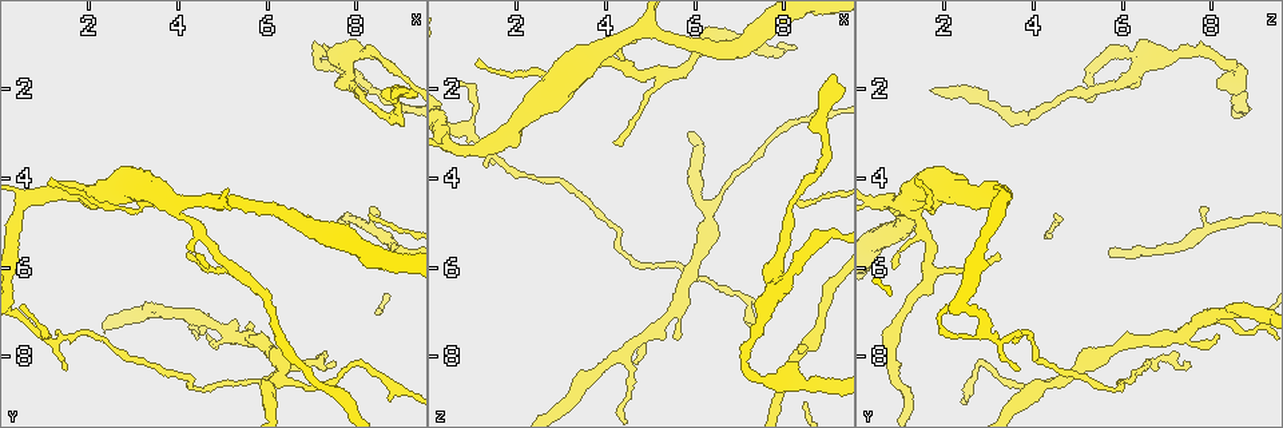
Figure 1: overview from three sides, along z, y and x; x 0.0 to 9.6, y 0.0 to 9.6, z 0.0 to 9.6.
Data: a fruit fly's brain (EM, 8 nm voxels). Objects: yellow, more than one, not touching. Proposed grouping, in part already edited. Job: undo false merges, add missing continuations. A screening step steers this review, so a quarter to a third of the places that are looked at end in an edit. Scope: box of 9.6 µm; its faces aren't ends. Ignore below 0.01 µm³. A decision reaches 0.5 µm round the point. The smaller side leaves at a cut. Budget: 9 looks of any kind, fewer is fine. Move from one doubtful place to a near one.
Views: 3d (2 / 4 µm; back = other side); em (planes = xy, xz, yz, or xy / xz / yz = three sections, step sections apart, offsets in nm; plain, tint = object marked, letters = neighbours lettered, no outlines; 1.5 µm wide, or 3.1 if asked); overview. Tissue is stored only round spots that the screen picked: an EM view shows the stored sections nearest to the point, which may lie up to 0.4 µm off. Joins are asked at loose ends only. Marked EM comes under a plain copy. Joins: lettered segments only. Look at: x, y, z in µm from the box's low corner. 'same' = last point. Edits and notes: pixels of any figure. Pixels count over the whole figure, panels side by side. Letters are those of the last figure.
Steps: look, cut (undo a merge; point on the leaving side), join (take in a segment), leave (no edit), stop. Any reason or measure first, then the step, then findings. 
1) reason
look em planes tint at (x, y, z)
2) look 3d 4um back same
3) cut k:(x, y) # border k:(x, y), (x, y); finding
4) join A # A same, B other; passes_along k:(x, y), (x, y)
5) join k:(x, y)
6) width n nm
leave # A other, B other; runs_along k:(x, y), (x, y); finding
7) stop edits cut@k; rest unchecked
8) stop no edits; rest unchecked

a narrow waist
look em planes letters at (3.20, 4.45, 1.75)

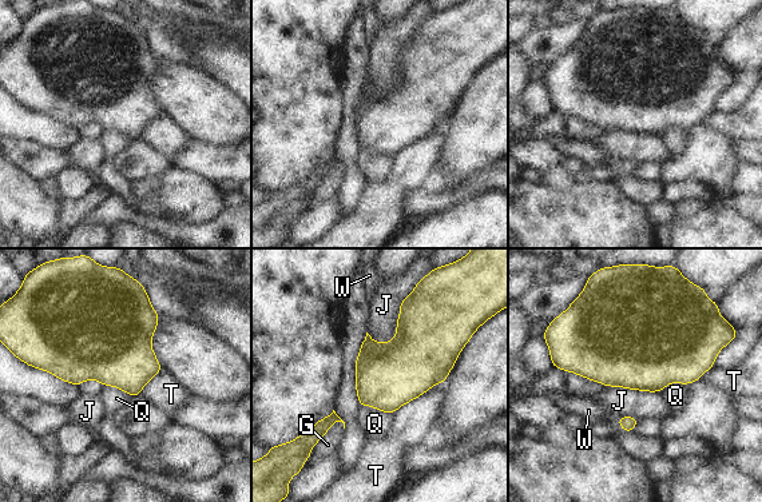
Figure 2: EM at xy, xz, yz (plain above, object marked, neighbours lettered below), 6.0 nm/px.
longest_contact J 400 nm
leave # G other, J other, Q other, T other, W other; border 2:(412, 290), (396, 335), (376, 343); all the same cell

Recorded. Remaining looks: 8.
calibre changes
look 3d 2um at (4.85, 4.60, 0.75)

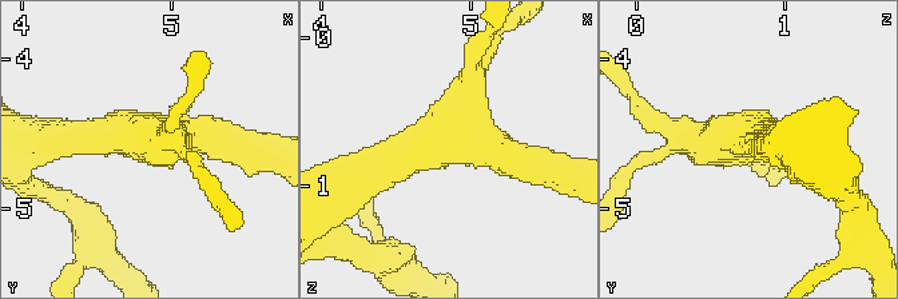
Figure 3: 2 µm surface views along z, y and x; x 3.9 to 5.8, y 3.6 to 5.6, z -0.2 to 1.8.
look em planes letters at (4.86, 4.54, 0.70)

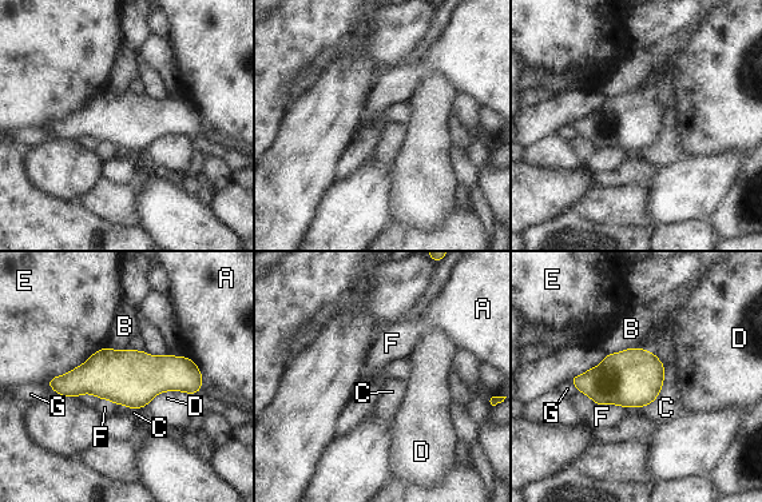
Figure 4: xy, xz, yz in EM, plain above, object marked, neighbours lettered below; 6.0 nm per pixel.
longest_contact E 420 nm
leave # A other, B other, C other, D other, E other, F other, G other; all the same cell

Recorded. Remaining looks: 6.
sharp bend
look em xy step 4 tint at (7.15, 8.05, 6.85)

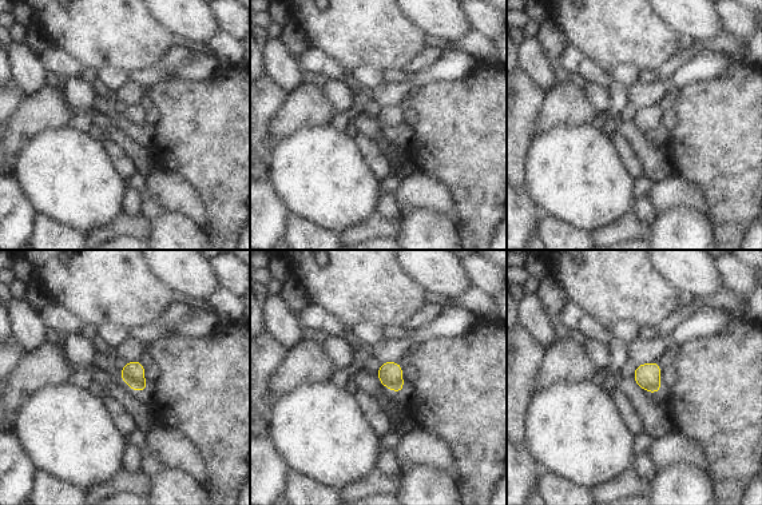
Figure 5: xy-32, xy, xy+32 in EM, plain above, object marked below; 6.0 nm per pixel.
look em planes letters same

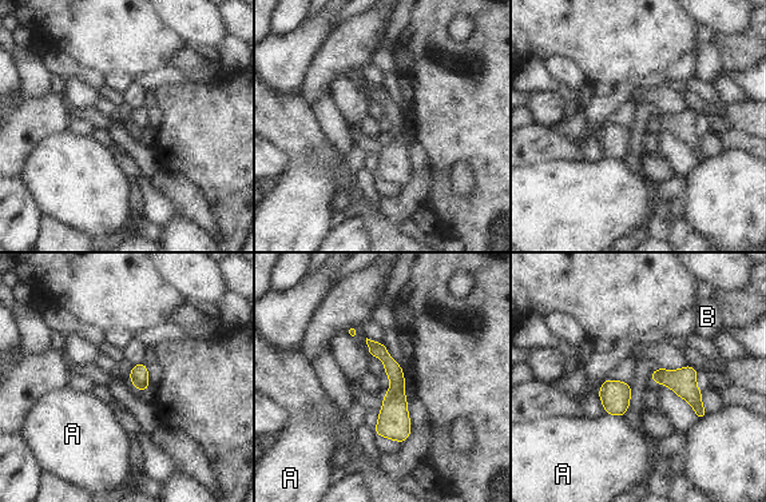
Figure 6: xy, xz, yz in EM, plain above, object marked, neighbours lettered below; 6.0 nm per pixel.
width 110 nm; longest_contact A 120 nm
leave # A other, B other; continuous, no second cell

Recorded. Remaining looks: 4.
branch stops here
look em xz step 4 tint at (4.15, 5.70, 3.25)

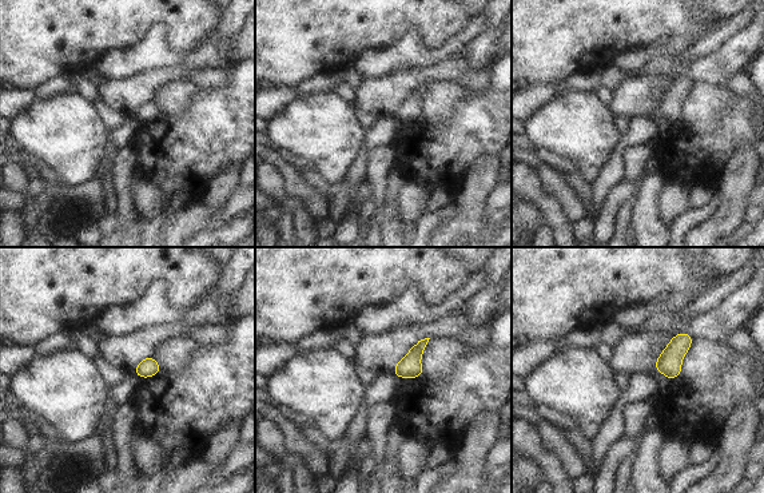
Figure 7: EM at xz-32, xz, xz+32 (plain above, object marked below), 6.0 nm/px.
another direction
look em planes letters same

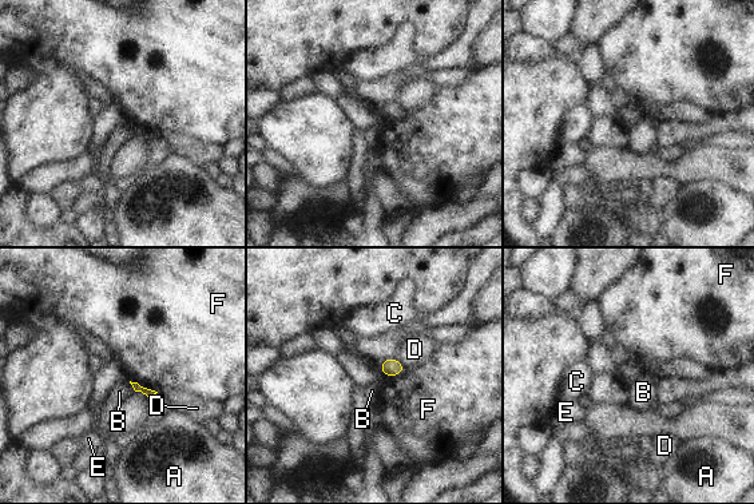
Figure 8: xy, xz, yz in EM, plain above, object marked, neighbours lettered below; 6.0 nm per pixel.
leave # A other, B other, C other, D other, E other, F other; border 8:(129, 381), (135, 391); none of them fits

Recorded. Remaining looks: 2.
stop no edits; rest unchecked

